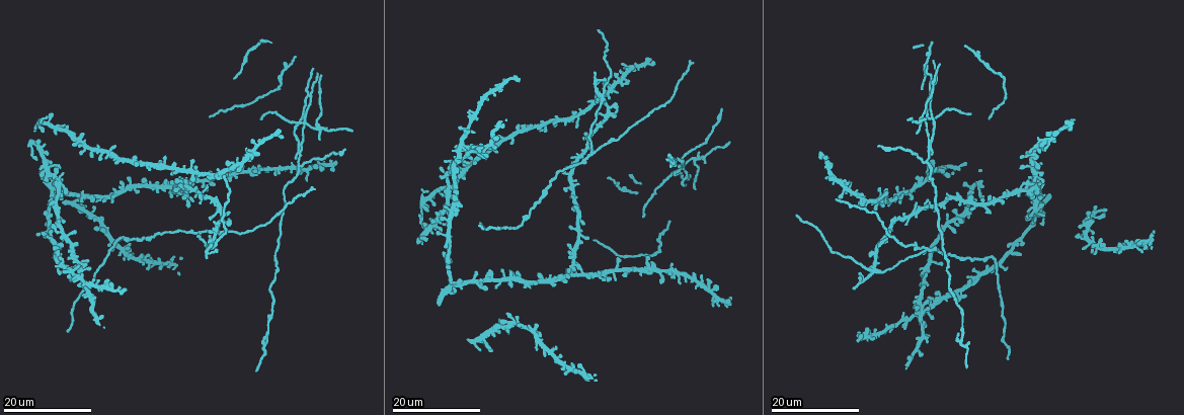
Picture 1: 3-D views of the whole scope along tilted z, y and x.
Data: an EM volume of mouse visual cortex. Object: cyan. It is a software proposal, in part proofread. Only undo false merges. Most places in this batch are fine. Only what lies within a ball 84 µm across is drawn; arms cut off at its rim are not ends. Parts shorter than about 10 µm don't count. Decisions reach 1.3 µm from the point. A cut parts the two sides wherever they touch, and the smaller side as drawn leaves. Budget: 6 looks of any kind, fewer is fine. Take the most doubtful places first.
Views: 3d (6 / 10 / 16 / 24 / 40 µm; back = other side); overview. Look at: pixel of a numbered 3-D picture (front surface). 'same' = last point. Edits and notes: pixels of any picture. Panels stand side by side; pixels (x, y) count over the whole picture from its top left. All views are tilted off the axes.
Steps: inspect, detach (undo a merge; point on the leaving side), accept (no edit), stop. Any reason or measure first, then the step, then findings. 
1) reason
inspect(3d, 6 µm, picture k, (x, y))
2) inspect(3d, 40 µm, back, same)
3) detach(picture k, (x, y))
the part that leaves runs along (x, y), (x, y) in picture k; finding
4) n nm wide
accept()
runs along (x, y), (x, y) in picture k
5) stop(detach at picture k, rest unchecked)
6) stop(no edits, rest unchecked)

looks like a crossing
inspect(3d, 16 µm, picture 1, (304, 123))

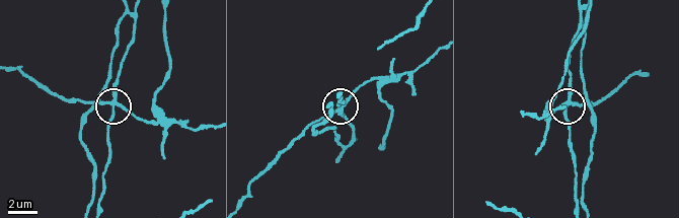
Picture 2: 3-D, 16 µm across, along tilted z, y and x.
closer look
inspect(3d, 6 µm, picture 2, (568, 102))

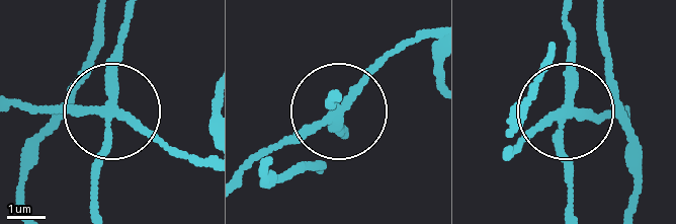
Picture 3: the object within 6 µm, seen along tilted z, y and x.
4 arms
detach(picture 3, (61, 106))
the part that leaves runs along (344, 107), (394, 55), (433, 39) in picture 3; a second neuron is stuck on

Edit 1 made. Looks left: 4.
inspect(overview)

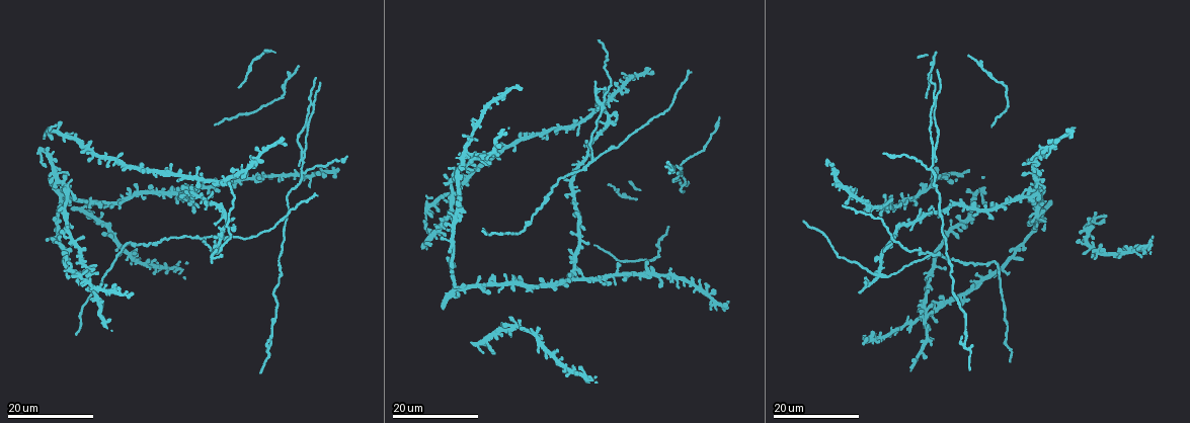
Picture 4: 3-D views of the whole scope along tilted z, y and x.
three-way junction
inspect(3d, 24 µm, picture 4, (932, 252))

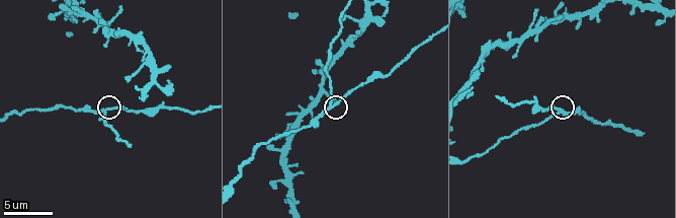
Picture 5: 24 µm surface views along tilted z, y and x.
inspect(3d, 10 µm, picture 5, (559, 111))

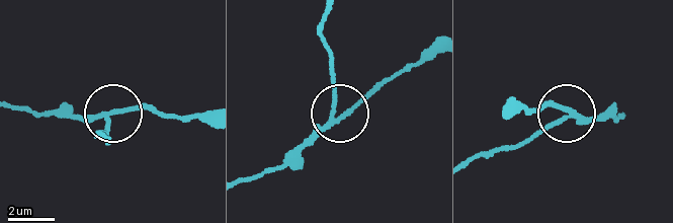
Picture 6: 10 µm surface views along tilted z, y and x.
170 nm wide
accept()
runs along (474, 161), (532, 140), (568, 117), (608, 118) in picture 6; one neuron here

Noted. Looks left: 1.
stop(detach at picture 3, rest unchecked)

